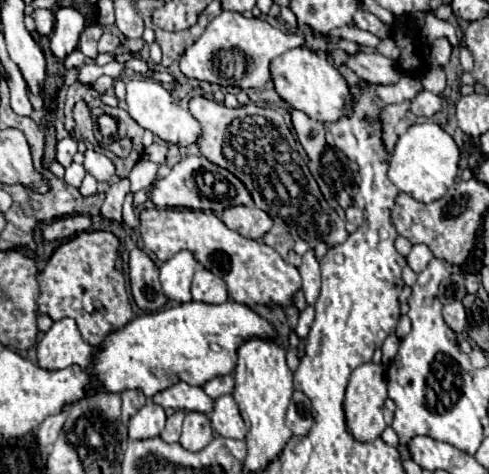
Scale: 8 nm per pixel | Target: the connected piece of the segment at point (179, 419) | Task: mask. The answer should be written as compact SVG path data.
M175 411L171 417L167 417L167 425L161 433L161 439L167 443L177 443L179 435L181 435L181 423L183 423L185 411Z

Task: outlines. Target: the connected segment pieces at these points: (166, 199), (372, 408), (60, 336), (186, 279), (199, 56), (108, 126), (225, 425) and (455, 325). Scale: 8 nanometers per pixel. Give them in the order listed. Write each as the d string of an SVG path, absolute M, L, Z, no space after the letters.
M199 157L181 159L167 177L153 183L149 199L155 207L185 207L185 209L209 209L213 201L205 201L201 193L197 193L197 185L193 185L193 173L197 169L213 169L213 163L201 161Z
M363 363L359 365L349 379L347 393L345 393L345 419L349 425L349 431L359 441L373 441L381 435L381 431L387 427L383 419L383 403L387 399L387 379L385 379L385 367L379 363Z
M61 319L51 325L51 329L37 343L37 359L39 367L57 371L67 369L71 365L87 367L93 347L83 341L73 319Z
M179 251L171 259L167 259L161 265L161 287L165 289L165 295L173 301L185 303L191 301L191 279L197 267L197 259L191 251Z
M223 11L205 29L205 33L179 59L181 71L189 79L217 83L221 87L263 87L269 81L269 63L281 53L303 45L299 35L287 35L263 19L247 19L235 11Z
M107 115L99 117L99 119L97 119L97 123L99 123L99 131L101 131L101 135L103 135L103 137L111 137L111 135L115 133L115 129L117 129L115 119L113 119L113 117L107 117Z
M221 395L219 399L215 399L213 413L211 413L211 425L223 437L245 439L245 435L247 435L247 427L243 423L237 403L231 395Z
M455 301L455 303L449 303L443 307L443 317L445 317L445 323L455 331L455 333L461 333L467 325L467 315L465 315L465 309L463 309L463 303L461 301Z

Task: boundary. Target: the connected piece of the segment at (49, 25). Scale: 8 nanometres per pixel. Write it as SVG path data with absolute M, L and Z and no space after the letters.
M37 9L33 13L35 25L37 25L37 33L39 35L51 35L53 27L55 27L55 15L51 9Z

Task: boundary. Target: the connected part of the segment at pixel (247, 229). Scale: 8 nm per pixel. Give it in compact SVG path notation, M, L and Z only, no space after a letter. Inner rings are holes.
M254 205L229 207L223 211L221 219L229 229L241 233L247 239L261 239L273 227L273 219Z

